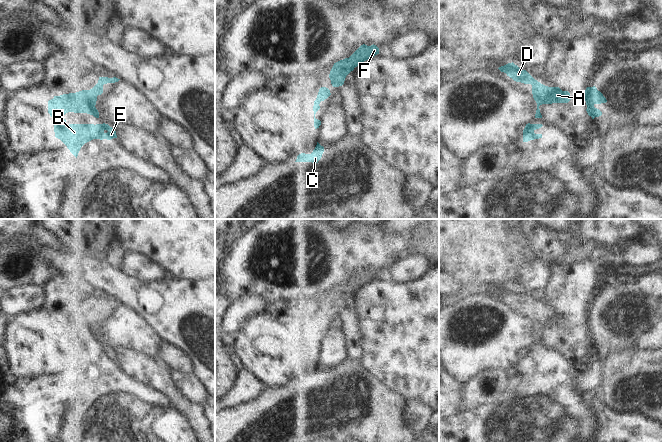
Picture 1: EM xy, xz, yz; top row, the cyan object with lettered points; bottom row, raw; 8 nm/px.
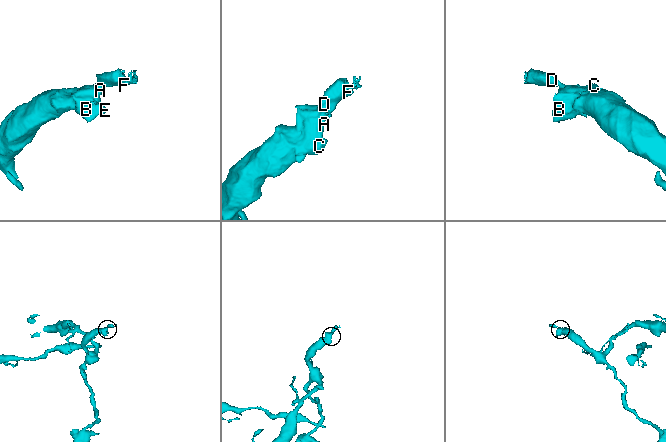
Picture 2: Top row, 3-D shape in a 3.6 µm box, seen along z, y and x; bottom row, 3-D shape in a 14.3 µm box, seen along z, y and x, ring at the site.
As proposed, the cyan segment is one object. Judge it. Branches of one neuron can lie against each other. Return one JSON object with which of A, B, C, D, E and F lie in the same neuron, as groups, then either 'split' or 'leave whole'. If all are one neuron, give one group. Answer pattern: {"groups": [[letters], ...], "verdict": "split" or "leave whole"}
{"groups": [["A", "B", "C", "D", "E", "F"]], "verdict": "leave whole"}

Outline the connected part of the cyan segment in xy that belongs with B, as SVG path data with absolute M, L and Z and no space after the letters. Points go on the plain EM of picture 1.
M99 301L98 307L90 314L54 320L48 325L48 337L54 347L55 361L60 363L77 382L81 371L93 363L111 364L117 362L116 355L108 348L69 348L65 350L64 339L68 336L87 337L99 342L96 333L97 320L103 317L103 309L120 303Z

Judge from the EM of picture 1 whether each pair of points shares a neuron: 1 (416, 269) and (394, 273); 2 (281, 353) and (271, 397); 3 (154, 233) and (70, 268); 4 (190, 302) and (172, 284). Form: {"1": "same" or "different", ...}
{"1": "same", "2": "different", "3": "different", "4": "same"}

